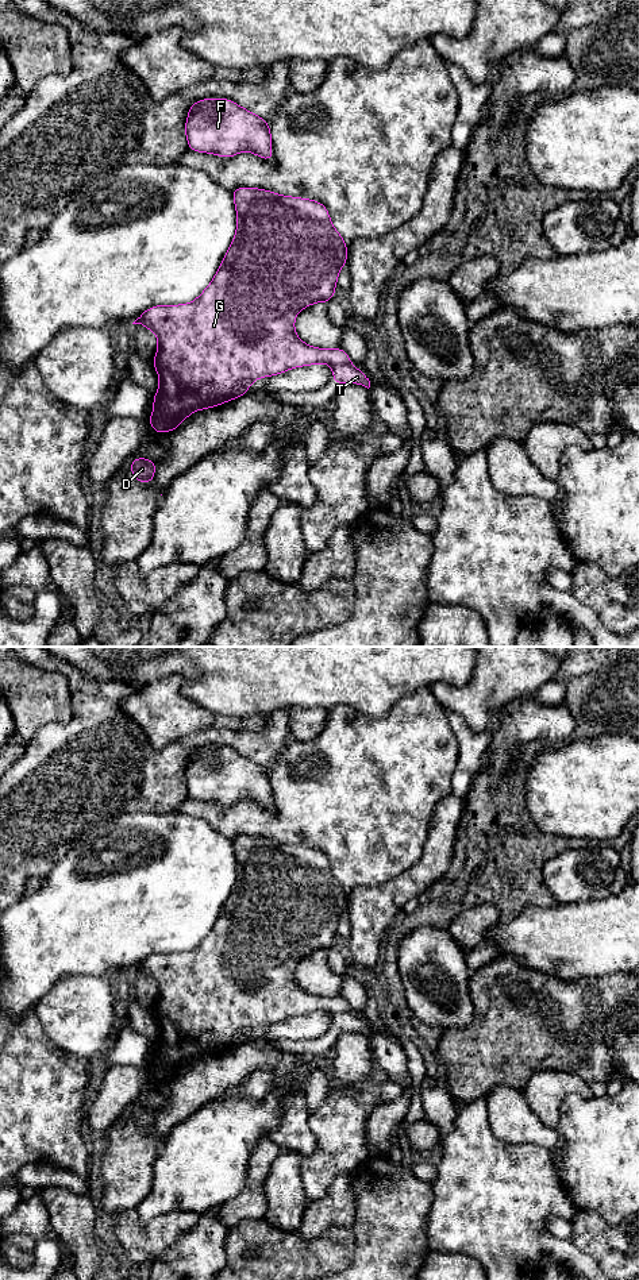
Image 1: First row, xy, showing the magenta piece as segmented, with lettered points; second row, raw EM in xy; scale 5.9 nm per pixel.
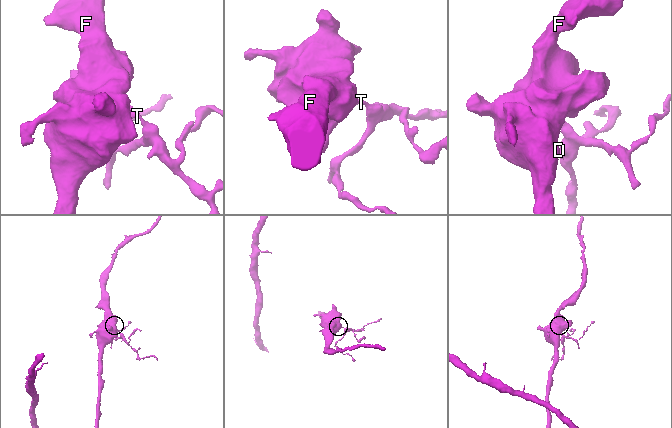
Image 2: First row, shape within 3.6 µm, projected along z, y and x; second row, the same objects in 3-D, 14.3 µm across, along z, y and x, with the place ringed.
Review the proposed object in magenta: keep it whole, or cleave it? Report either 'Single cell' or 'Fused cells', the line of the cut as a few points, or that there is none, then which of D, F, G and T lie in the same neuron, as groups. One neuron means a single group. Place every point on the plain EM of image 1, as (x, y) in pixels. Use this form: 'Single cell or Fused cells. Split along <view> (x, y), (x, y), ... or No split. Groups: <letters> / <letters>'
Fused cells. Split along xy (349, 1010), (333, 1013). Groups: D F G / T

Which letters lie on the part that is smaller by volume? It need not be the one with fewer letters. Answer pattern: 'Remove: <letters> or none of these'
Remove: T

